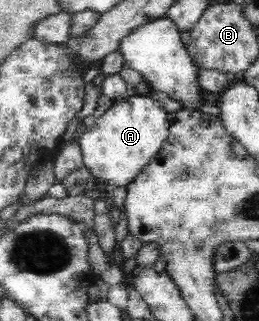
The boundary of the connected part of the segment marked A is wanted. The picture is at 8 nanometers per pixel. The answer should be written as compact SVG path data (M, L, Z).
M135 94L121 101L114 101L105 114L89 120L86 131L78 136L84 166L92 173L94 180L100 179L101 183L108 186L109 189L126 186L143 170L143 166L149 164L156 152L159 152L168 137L169 127L168 110L153 96Z

